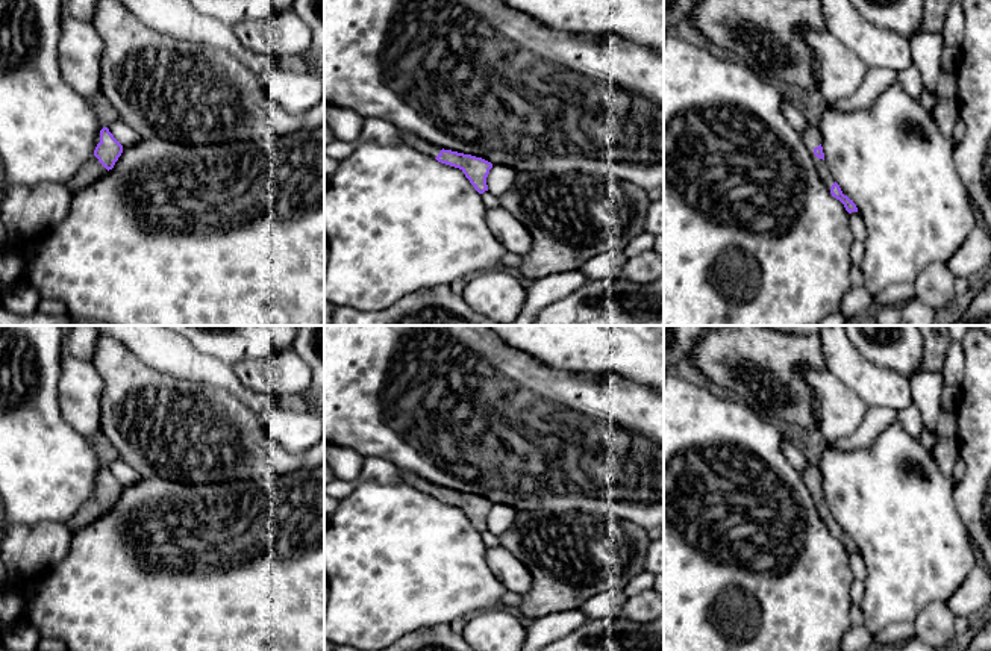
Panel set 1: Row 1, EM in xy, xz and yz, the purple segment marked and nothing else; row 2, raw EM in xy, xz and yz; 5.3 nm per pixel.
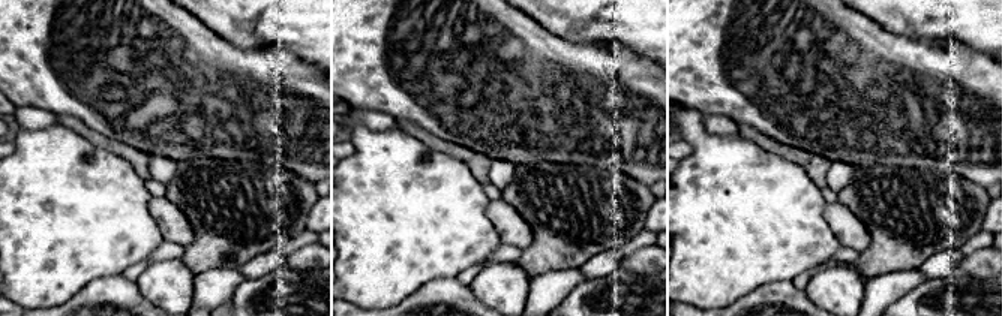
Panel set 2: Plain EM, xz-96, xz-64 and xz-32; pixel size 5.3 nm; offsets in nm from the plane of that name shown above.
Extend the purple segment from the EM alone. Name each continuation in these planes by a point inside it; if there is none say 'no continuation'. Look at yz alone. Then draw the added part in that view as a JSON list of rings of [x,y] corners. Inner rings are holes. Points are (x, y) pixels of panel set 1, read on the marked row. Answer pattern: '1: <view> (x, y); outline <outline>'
1: yz (811, 137); outline [[[809,126],[802,135],[802,139],[808,148],[808,151],[811,153],[812,162],[815,165],[815,170],[820,176],[820,180],[823,182],[823,185],[826,186],[826,189],[830,192],[832,185],[835,183],[830,170],[827,167],[827,164],[823,159],[818,159],[814,154],[814,148],[818,147],[821,144],[821,135],[817,126]]]

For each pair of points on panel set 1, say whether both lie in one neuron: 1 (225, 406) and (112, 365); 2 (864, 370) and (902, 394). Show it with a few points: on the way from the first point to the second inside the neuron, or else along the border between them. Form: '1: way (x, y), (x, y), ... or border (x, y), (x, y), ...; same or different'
1: way (197, 406), (153, 406), (140, 392); same
2: way (873, 379), (882, 388), (893, 391); same

